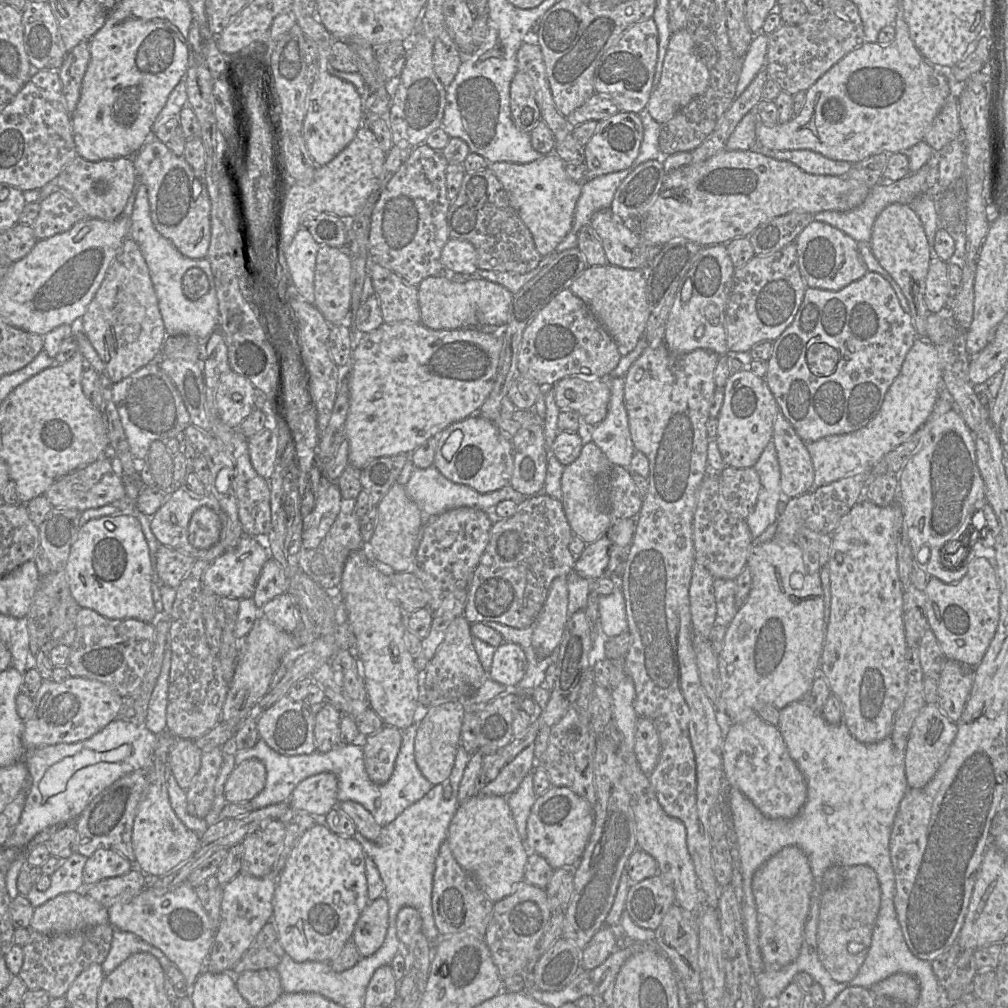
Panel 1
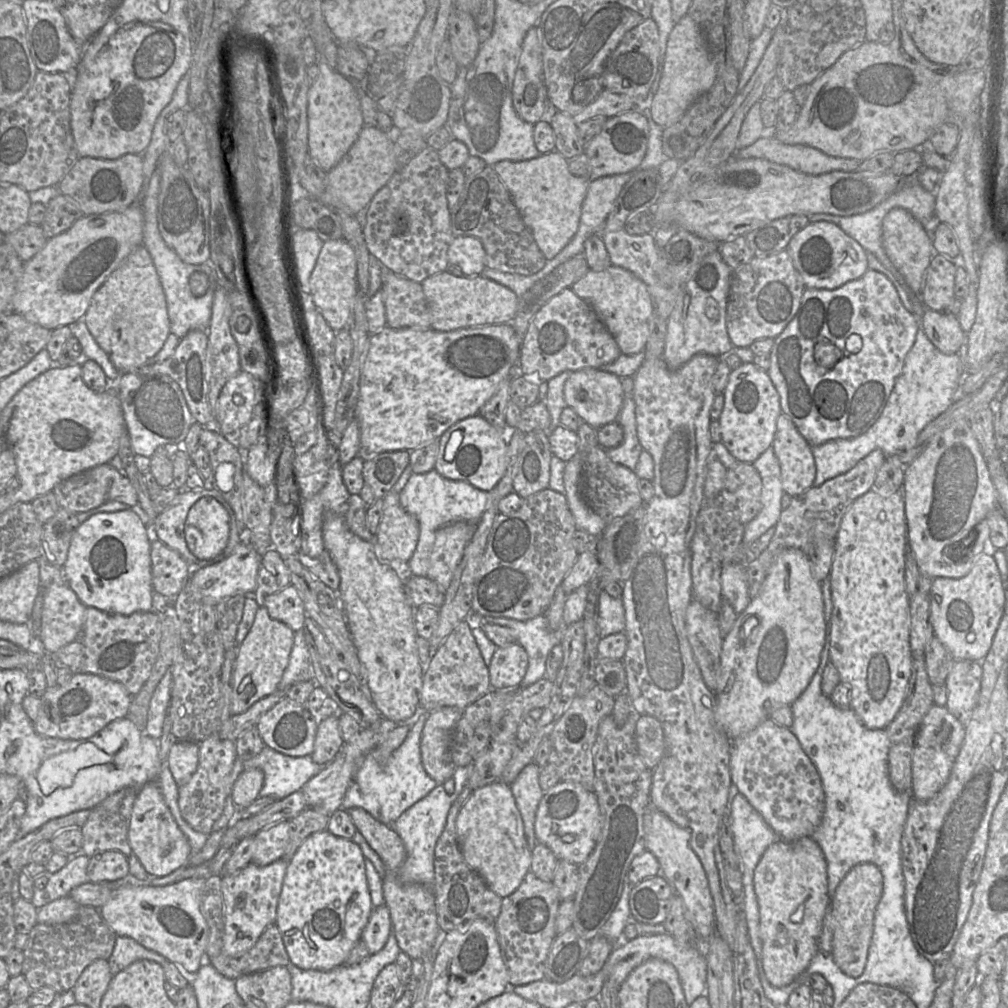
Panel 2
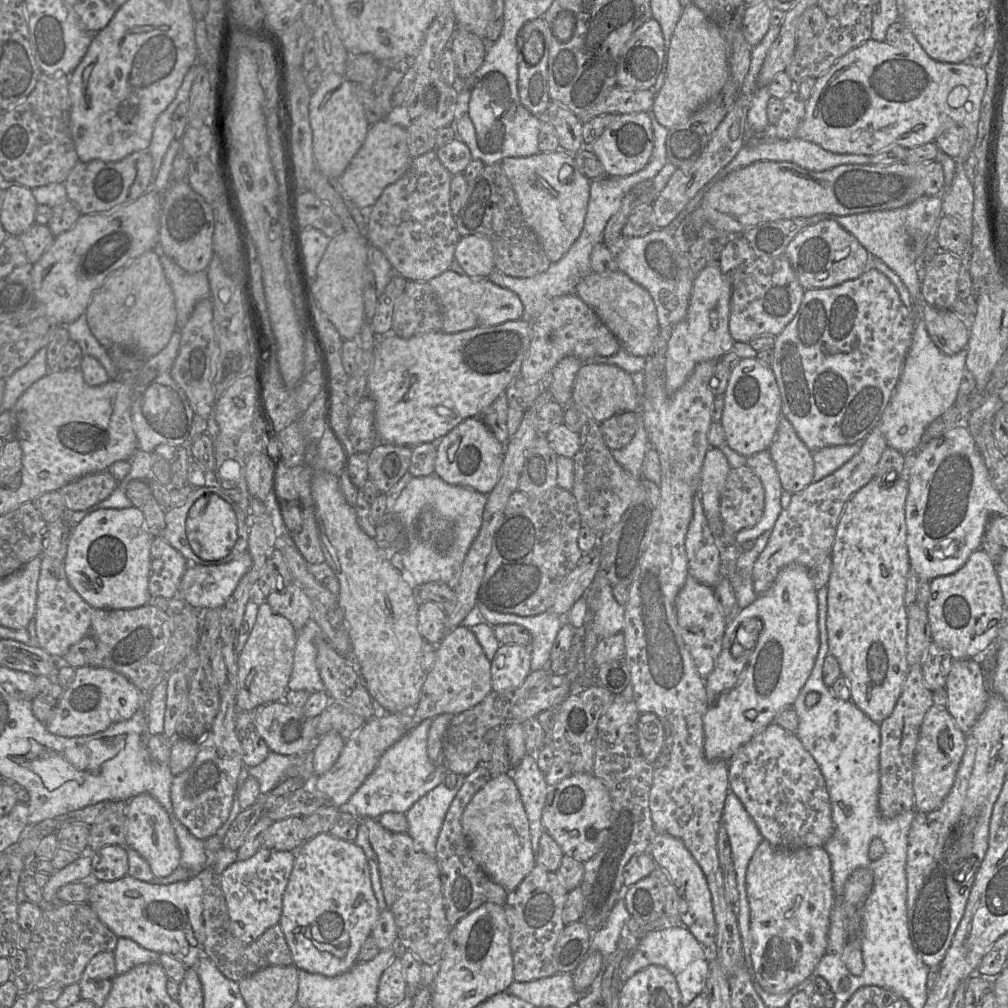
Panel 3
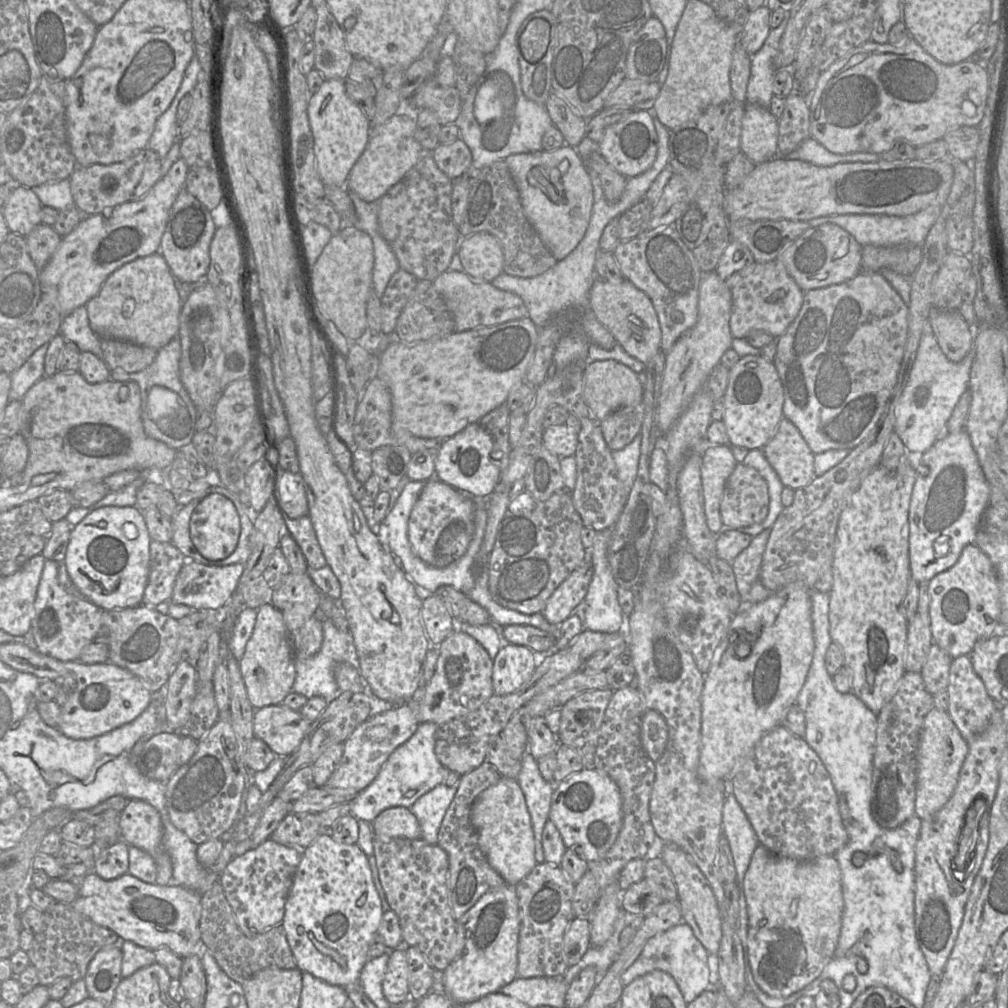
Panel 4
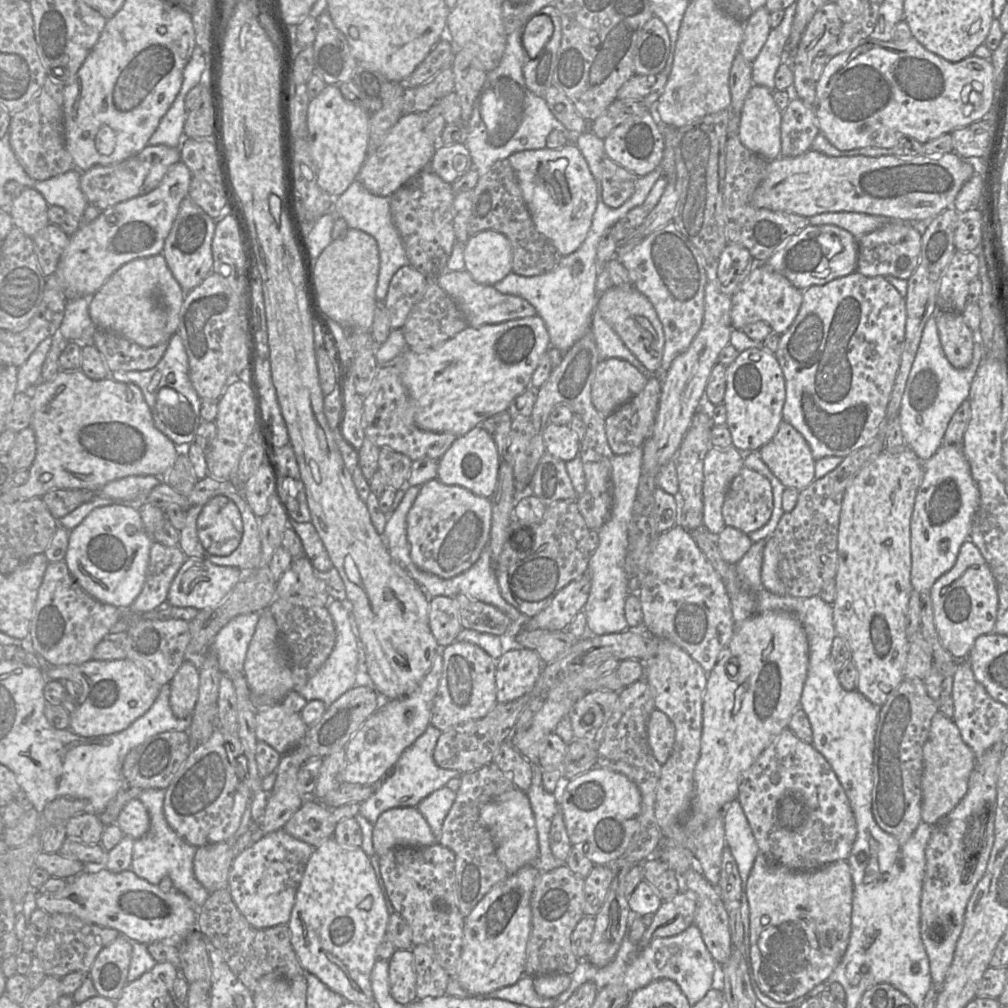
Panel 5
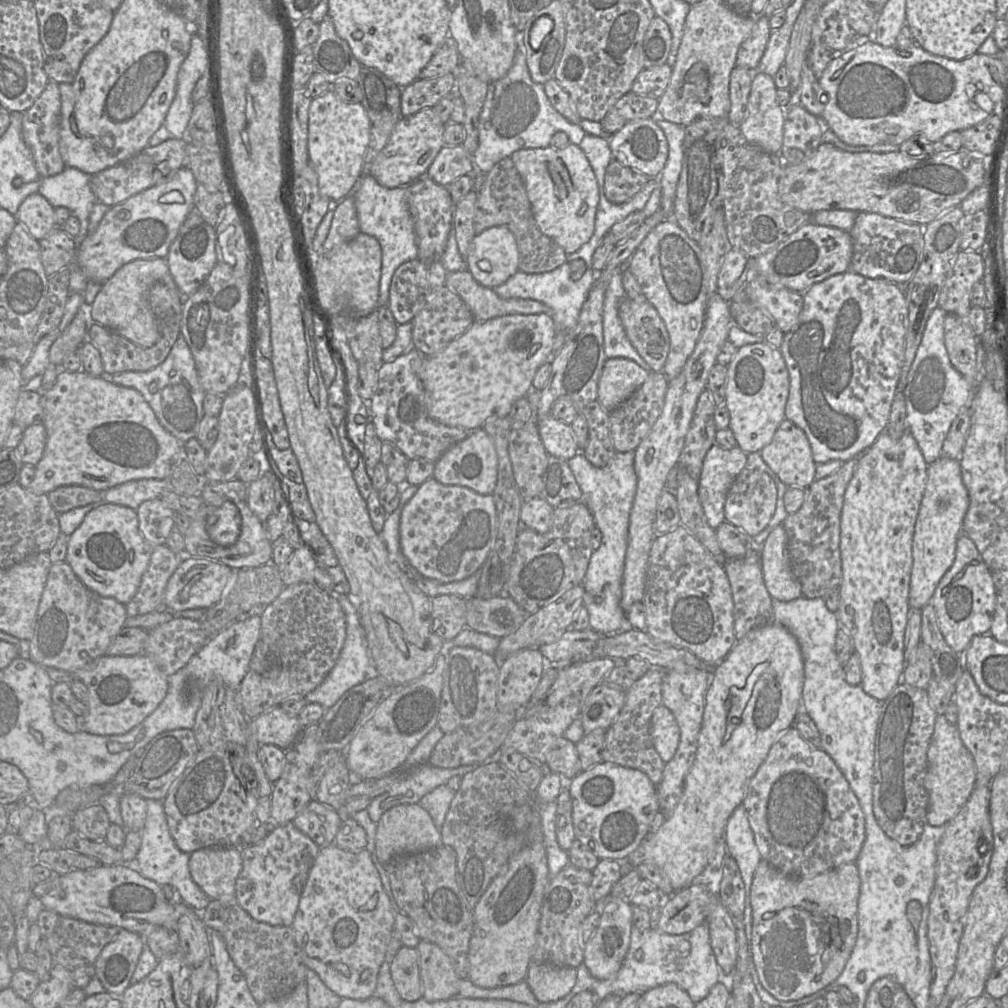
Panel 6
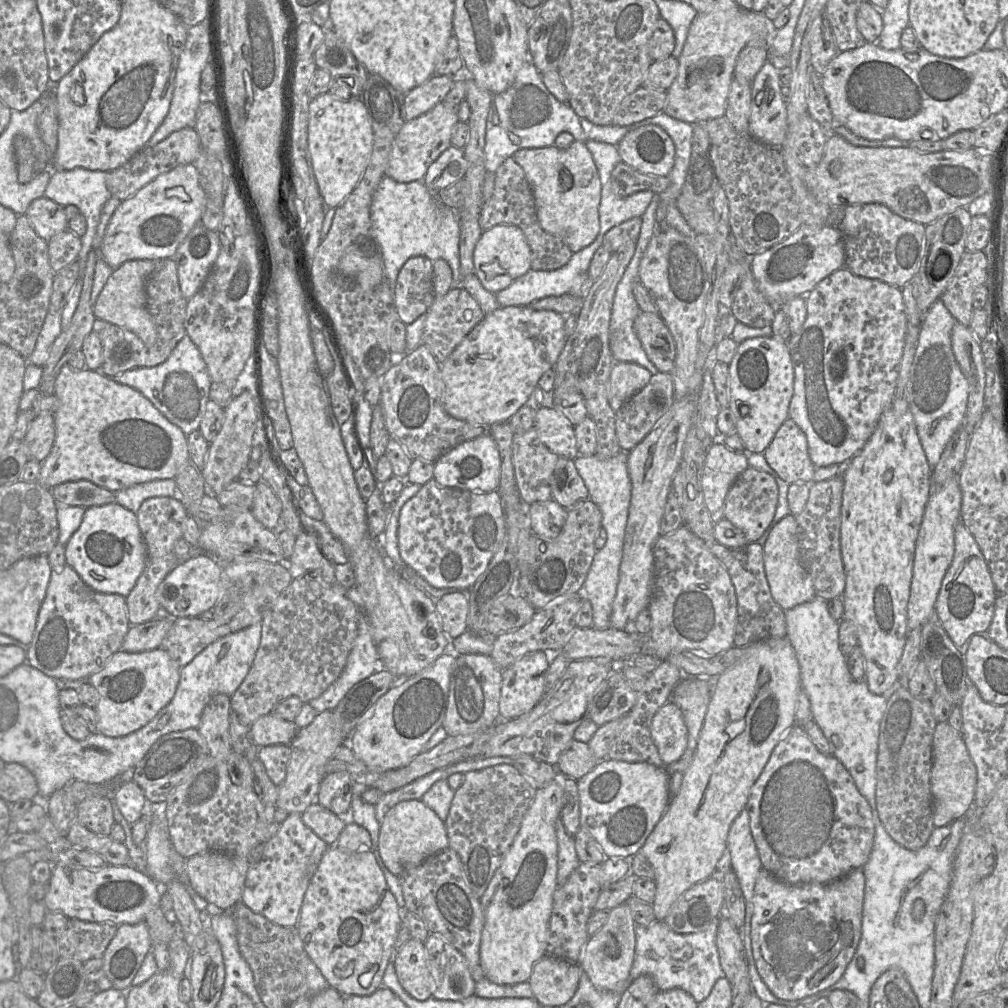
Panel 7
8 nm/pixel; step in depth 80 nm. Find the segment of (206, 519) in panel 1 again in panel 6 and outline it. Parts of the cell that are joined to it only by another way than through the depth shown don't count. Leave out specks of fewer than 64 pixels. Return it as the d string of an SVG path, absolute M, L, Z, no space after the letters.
M225 501L216 508L210 508L206 532L217 546L235 543L241 532L241 515L237 506L231 501Z

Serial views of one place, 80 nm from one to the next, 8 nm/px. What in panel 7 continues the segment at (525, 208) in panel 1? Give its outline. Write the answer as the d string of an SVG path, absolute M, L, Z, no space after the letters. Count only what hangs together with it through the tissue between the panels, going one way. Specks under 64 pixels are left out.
M574 141L564 149L555 146L525 148L513 154L533 192L536 215L542 229L558 236L572 253L594 242L599 234L601 182L593 157L585 143Z

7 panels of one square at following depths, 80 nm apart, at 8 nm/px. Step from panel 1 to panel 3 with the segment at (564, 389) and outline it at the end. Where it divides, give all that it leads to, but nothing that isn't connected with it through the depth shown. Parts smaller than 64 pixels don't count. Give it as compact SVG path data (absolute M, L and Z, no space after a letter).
M584 362L577 372L573 389L572 403L576 408L584 409L596 422L611 418L614 415L639 410L639 395L632 375L612 364Z

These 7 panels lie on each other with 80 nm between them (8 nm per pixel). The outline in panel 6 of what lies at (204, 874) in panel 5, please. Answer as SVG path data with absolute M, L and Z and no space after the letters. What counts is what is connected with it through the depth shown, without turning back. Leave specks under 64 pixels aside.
M213 846L196 850L190 854L189 871L193 881L212 900L224 895L235 895L235 884L242 870L241 847Z

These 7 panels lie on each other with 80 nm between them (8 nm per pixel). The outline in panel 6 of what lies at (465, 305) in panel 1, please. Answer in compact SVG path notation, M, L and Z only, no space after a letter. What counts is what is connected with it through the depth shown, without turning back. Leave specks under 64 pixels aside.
M467 269L447 272L445 286L467 304L475 321L485 321L509 314L550 315L550 308L542 302L533 299L499 297L493 288L478 283Z

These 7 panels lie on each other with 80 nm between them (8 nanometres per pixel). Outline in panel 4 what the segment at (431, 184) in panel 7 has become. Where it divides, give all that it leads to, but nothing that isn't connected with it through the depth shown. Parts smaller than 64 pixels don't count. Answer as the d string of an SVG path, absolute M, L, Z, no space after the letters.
M461 139L452 143L438 144L431 155L437 167L451 180L460 179L472 165L472 154Z

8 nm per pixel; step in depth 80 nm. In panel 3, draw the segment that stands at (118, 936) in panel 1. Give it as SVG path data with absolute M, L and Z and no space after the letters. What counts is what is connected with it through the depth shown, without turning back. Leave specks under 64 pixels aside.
M119 937L114 950L116 974L124 974L137 965L158 962L160 953L138 945L130 938Z

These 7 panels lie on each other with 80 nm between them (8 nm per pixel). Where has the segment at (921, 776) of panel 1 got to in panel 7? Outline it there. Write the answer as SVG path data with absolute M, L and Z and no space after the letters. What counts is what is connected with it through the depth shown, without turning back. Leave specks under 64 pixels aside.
M947 721L938 722L936 725L932 756L930 785L934 806L933 823L935 827L943 827L957 819L964 818L974 806L977 771L962 734L954 730Z

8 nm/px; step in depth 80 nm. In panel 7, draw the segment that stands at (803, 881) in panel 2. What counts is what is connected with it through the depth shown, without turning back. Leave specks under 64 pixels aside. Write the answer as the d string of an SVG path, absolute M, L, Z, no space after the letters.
M862 868L826 884L791 885L761 869L754 887L751 944L757 971L777 998L797 1000L834 985L844 974L861 938L865 876Z

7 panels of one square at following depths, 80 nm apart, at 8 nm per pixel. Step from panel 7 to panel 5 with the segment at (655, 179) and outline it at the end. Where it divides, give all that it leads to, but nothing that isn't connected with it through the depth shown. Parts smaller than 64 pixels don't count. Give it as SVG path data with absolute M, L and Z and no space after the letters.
M605 156L601 162L602 198L610 208L618 208L634 193L638 176Z

